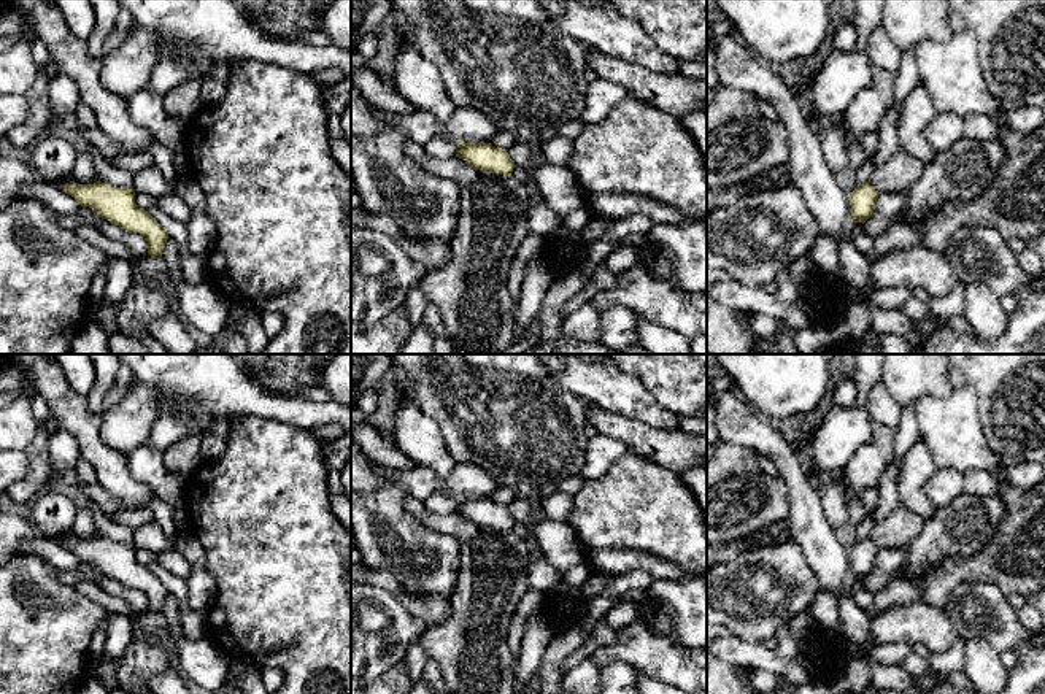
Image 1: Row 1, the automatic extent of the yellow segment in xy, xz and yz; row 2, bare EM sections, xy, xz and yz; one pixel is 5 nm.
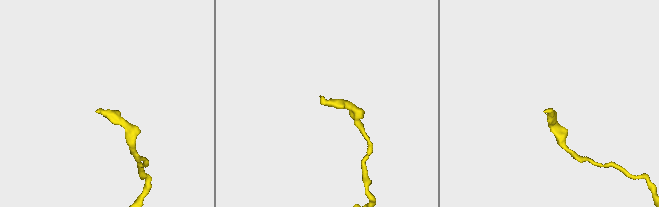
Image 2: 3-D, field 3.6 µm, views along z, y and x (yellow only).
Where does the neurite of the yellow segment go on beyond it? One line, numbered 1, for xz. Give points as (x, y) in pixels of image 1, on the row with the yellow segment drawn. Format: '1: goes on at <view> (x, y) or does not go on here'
1: does not go on here

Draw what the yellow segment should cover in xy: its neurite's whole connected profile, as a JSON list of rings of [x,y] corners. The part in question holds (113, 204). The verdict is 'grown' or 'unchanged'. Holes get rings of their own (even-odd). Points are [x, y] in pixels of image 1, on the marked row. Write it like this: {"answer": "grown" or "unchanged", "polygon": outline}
{"answer": "unchanged", "polygon": [[[102,181],[94,184],[60,184],[81,206],[89,206],[103,219],[127,232],[140,233],[148,241],[148,256],[162,259],[170,238],[162,226],[135,203],[135,189],[118,187]]]}

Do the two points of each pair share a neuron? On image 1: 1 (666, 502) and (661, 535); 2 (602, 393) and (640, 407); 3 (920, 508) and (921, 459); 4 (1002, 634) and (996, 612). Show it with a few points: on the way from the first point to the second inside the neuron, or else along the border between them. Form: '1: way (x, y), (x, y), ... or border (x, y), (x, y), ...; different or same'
1: way (664, 510), (663, 528); same
2: way (612, 393), (626, 394), (631, 399); same
3: way (917, 496), (917, 472); same
4: way (1002, 629), (996, 616); same

